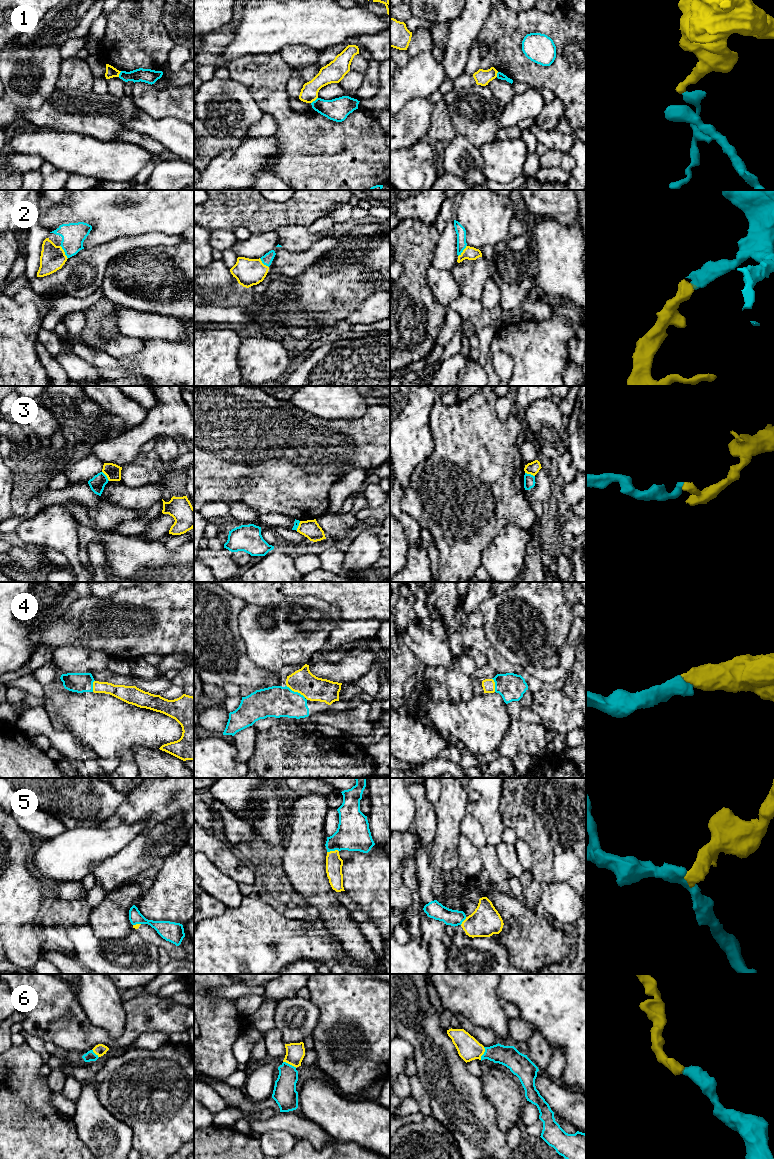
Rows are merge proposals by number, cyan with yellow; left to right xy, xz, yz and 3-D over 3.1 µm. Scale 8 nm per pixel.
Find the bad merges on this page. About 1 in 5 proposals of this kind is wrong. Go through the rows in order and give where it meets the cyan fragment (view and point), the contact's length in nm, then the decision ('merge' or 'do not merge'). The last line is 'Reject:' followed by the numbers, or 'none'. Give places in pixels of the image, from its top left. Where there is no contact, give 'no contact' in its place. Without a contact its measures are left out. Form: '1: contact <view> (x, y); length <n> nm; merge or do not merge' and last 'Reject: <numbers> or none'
1: contact xz (315, 100); length 80 nm; do not merge
2: contact xy (64, 251); length 130 nm; merge
3: contact yz (530, 474); length 90 nm; do not merge
4: contact xz (297, 692); length 200 nm; merge
5: contact xz (332, 850); length 100 nm; do not merge
6: contact xz (289, 1064); length 120 nm; merge
Reject: 1, 3, 5

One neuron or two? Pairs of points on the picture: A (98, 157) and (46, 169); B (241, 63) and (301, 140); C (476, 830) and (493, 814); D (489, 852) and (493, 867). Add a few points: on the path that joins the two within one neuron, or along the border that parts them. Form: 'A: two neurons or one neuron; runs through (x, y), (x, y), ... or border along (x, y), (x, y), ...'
A: two neurons; border along (44, 160), (70, 173)
B: one neuron; runs through (254, 82), (279, 107), (289, 121)
C: two neurons; border along (466, 812), (478, 820), (485, 840), (488, 843)
D: one neuron; runs through (489, 856), (491, 863)

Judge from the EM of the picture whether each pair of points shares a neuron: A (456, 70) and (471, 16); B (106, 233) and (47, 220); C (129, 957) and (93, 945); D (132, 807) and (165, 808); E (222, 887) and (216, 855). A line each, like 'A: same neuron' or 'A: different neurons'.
A: same neuron
B: same neuron
C: same neuron
D: same neuron
E: different neurons

